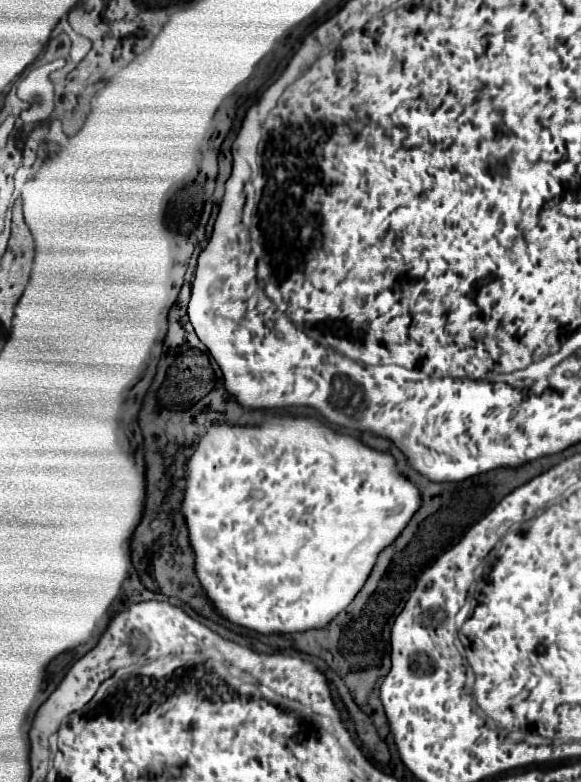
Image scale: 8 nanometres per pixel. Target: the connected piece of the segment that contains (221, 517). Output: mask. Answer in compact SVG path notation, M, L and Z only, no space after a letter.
M280 415L256 427L208 427L186 463L186 491L182 501L182 513L186 517L192 549L196 553L196 575L204 585L208 597L214 601L216 609L230 621L254 629L258 633L296 633L326 627L334 619L334 615L338 615L352 603L352 599L368 579L372 567L376 565L378 553L402 533L412 515L418 511L420 501L420 491L416 489L416 485L412 485L406 477L398 473L392 455L370 449L358 439L340 435L314 419L296 419L290 415Z

